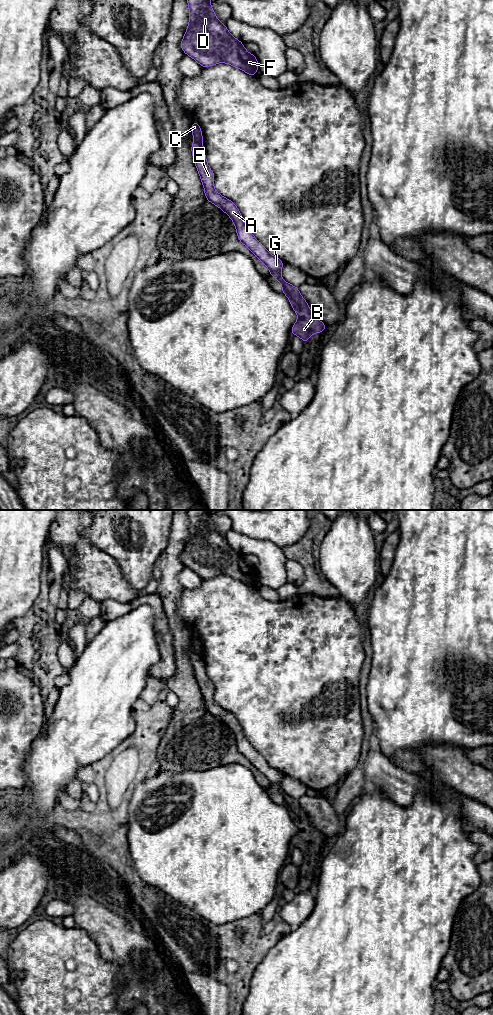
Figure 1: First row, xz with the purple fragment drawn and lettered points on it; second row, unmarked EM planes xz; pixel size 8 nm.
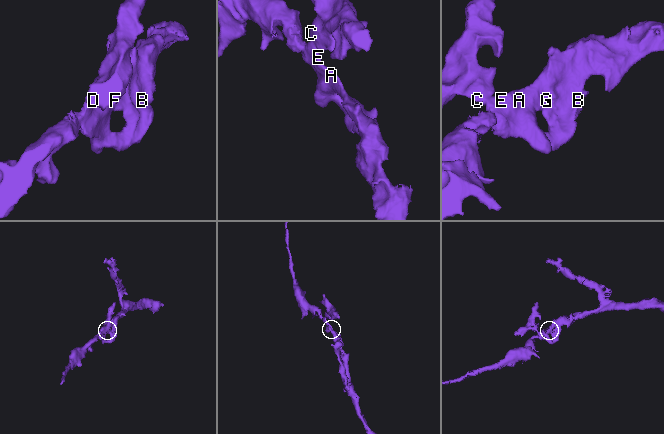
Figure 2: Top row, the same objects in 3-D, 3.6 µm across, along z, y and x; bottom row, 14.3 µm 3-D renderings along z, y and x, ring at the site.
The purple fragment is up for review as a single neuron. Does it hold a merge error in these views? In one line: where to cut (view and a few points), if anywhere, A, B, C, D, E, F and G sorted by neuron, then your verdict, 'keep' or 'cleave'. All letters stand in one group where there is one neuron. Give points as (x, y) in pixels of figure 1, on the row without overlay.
xz (195, 651), (202, 658) | A B E G / C D F | cleave

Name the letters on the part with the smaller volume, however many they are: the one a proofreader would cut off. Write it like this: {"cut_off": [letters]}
{"cut_off": ["C", "D", "F"]}

